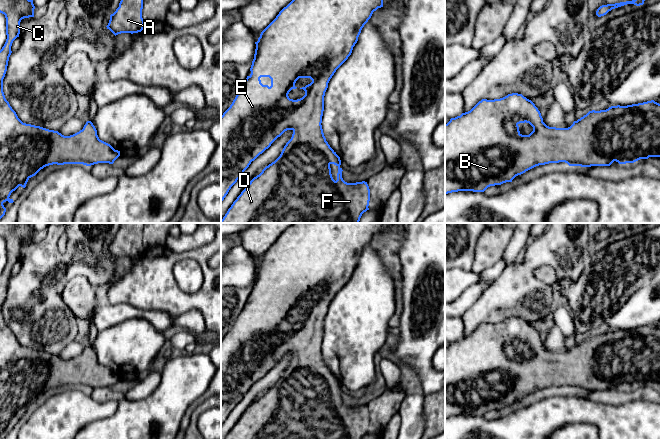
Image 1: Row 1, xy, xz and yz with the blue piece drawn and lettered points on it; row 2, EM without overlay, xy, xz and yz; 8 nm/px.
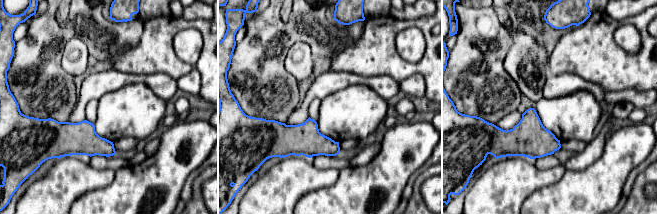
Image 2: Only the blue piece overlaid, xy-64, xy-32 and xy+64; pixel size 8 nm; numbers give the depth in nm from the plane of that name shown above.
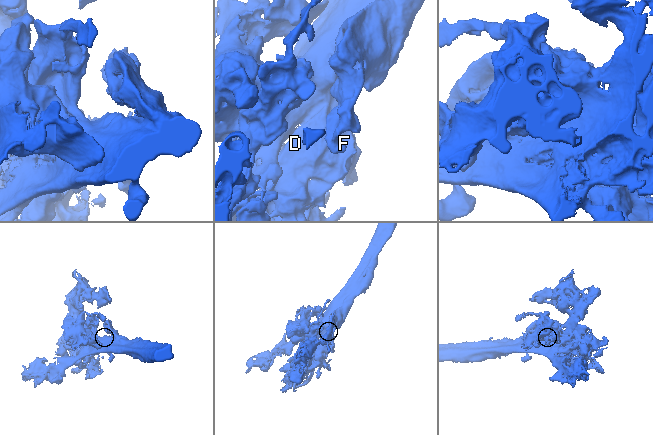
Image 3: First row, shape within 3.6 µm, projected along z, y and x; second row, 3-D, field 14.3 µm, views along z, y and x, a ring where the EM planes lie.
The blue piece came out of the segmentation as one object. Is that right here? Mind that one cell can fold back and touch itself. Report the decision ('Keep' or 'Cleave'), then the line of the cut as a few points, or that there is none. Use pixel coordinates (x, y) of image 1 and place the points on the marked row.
Keep. No split

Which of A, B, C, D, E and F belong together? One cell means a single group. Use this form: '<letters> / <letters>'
A B C D E F

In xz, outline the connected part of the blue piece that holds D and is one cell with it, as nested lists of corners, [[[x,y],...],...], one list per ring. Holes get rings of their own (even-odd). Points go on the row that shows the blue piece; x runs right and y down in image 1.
[[[292,0],[261,32],[255,42],[251,74],[221,116],[221,203],[252,161],[285,131],[292,130],[293,134],[280,156],[245,187],[221,223],[359,223],[362,214],[369,210],[370,189],[367,182],[347,183],[343,180],[340,157],[326,141],[321,123],[330,79],[351,55],[362,28],[373,12],[381,7],[383,0]],[[261,77],[269,77],[271,86],[263,85]],[[299,78],[310,78],[312,82],[300,88],[305,91],[302,98],[290,99],[288,94],[297,88],[295,83]],[[331,164],[338,167],[336,181],[331,174]]]

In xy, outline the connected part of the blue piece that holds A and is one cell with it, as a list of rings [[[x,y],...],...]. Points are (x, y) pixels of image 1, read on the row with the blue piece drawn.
[[[121,0],[106,26],[115,36],[138,33],[146,26],[142,18],[143,0]]]

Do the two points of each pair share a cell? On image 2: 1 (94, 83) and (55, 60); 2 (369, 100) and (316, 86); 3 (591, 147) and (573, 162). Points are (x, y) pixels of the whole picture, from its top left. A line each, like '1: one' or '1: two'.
1: two
2: two
3: one

